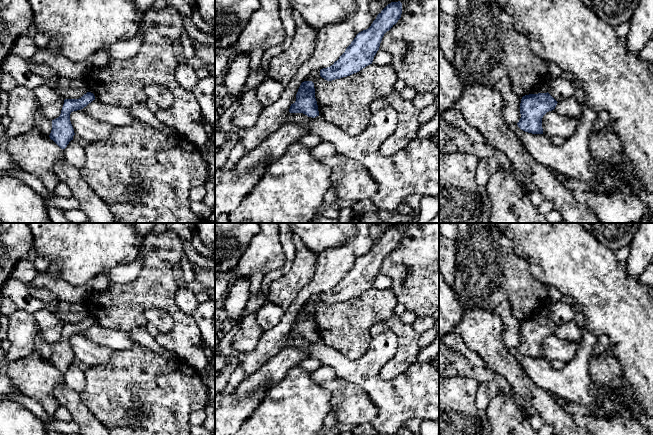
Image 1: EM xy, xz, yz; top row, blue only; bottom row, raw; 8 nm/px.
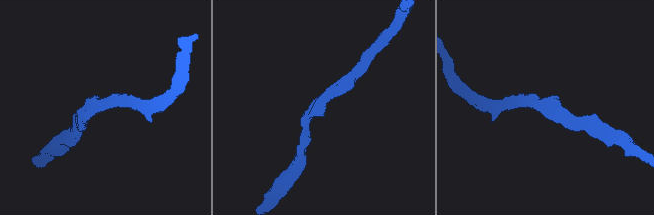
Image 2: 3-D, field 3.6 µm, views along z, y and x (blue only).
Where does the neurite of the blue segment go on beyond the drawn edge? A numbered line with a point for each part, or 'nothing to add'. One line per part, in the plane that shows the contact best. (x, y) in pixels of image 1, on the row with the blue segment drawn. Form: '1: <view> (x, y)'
nothing to add

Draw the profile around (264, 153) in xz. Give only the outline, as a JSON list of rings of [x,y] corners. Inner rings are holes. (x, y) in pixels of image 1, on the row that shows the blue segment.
[[[284,124],[267,137],[259,147],[244,154],[232,170],[235,174],[240,175],[255,169],[261,163],[269,166],[281,158],[290,145],[308,134],[310,131],[299,124]]]

